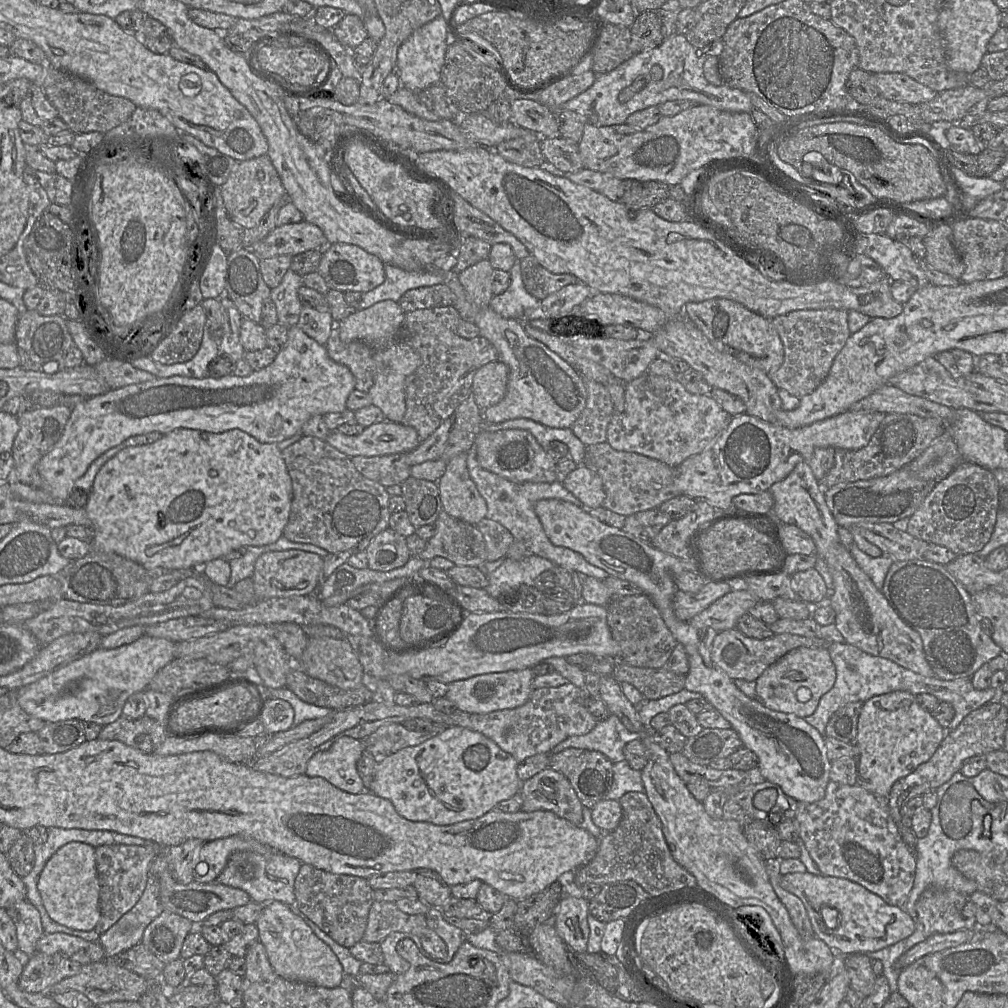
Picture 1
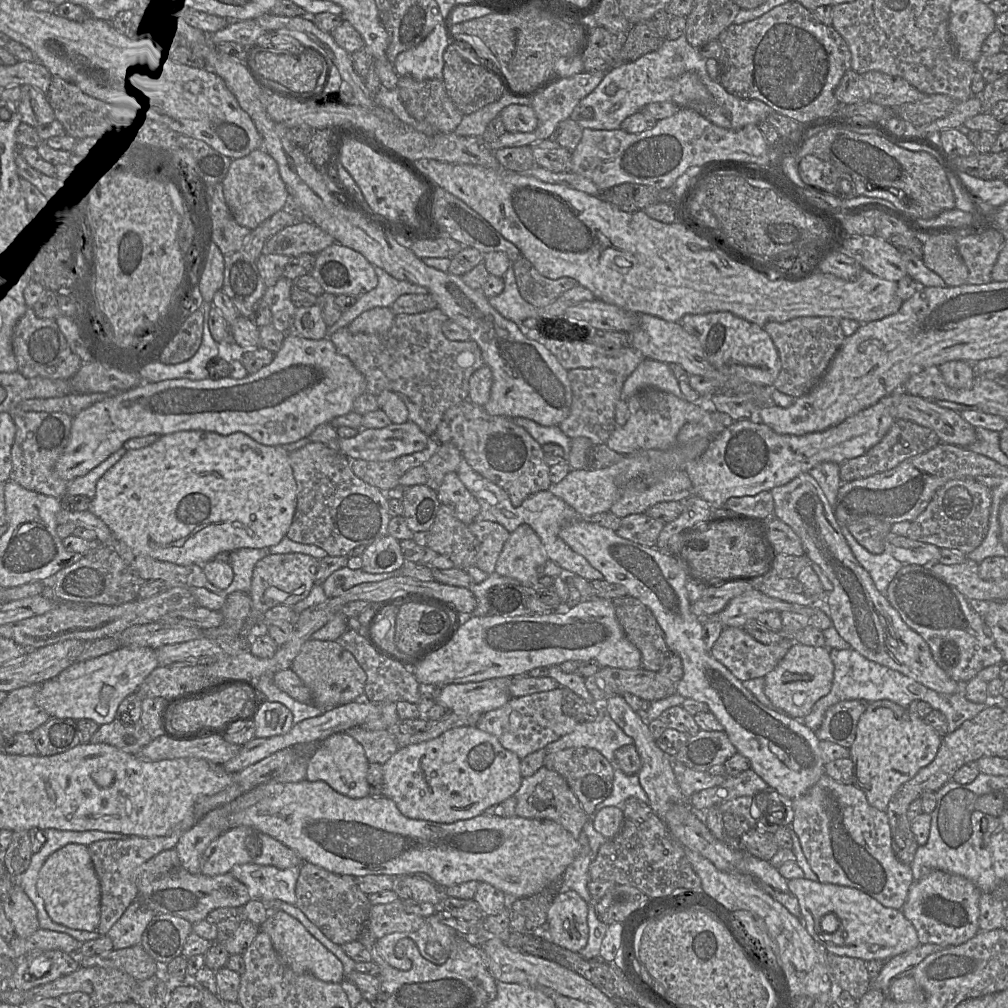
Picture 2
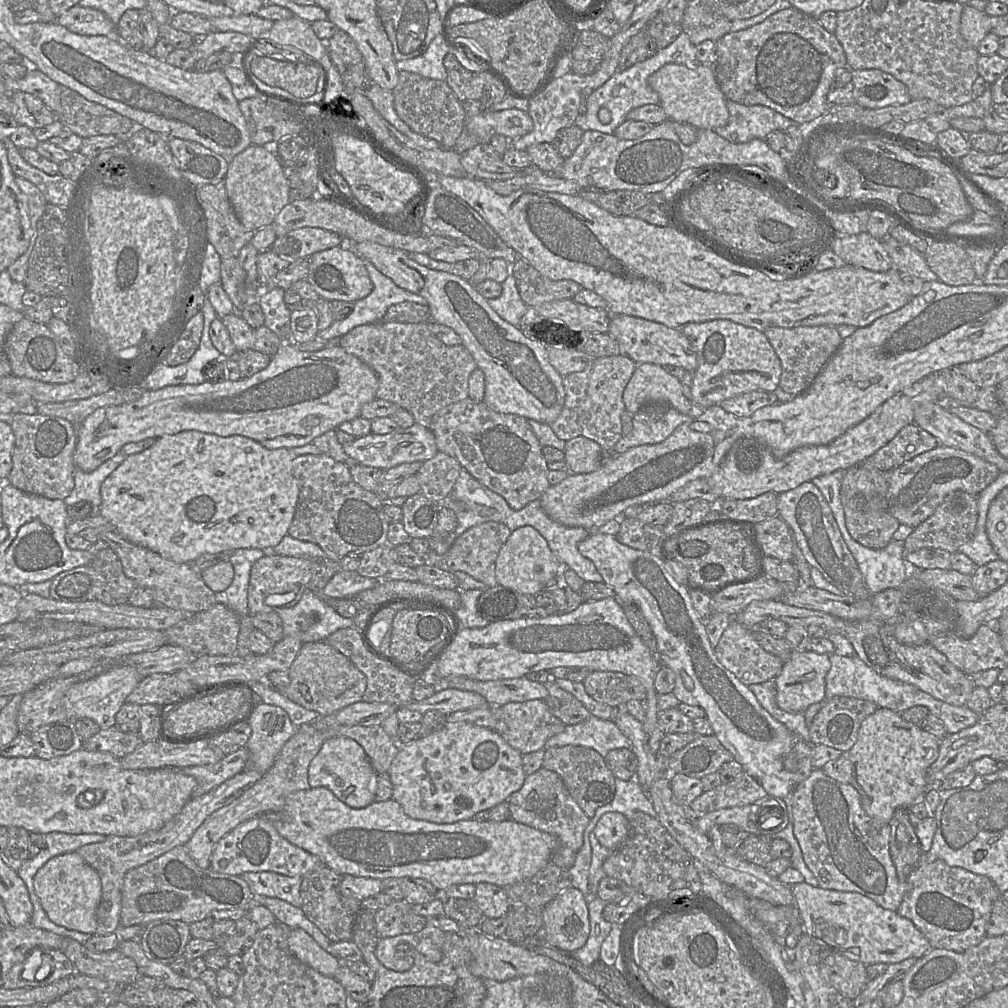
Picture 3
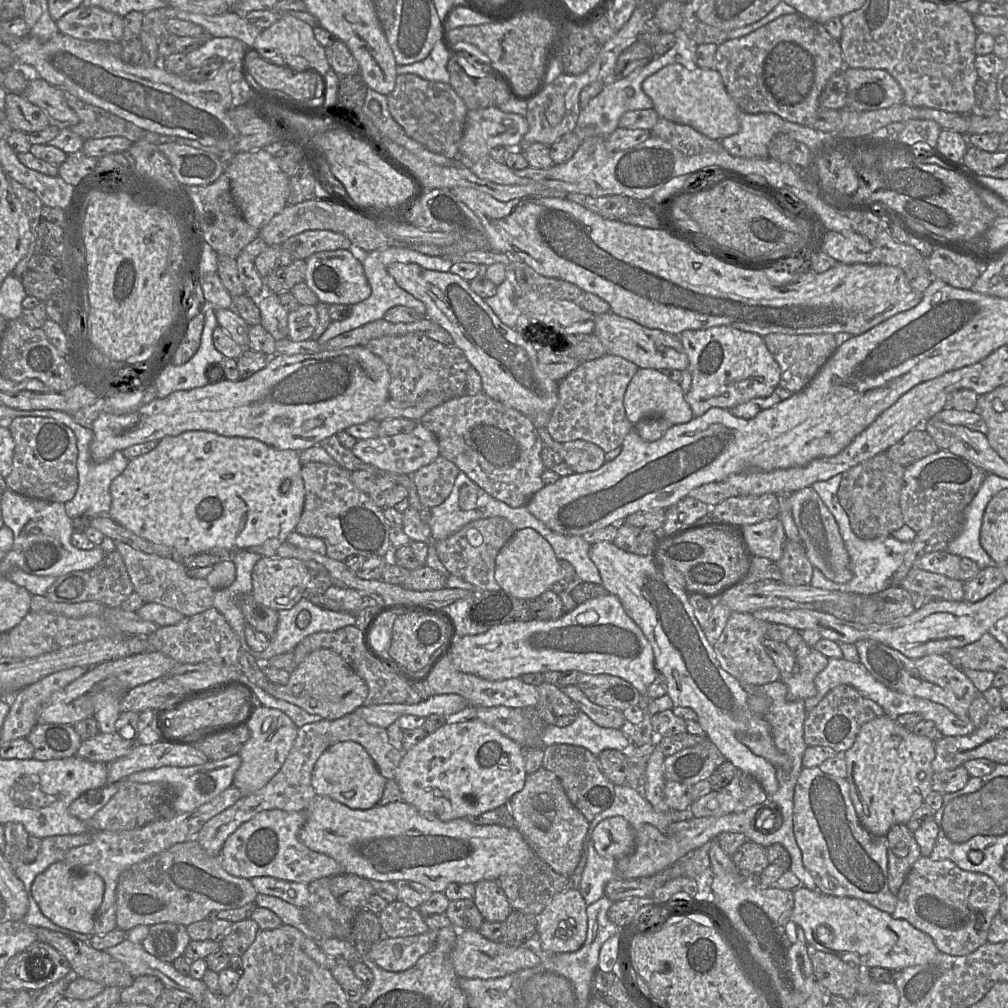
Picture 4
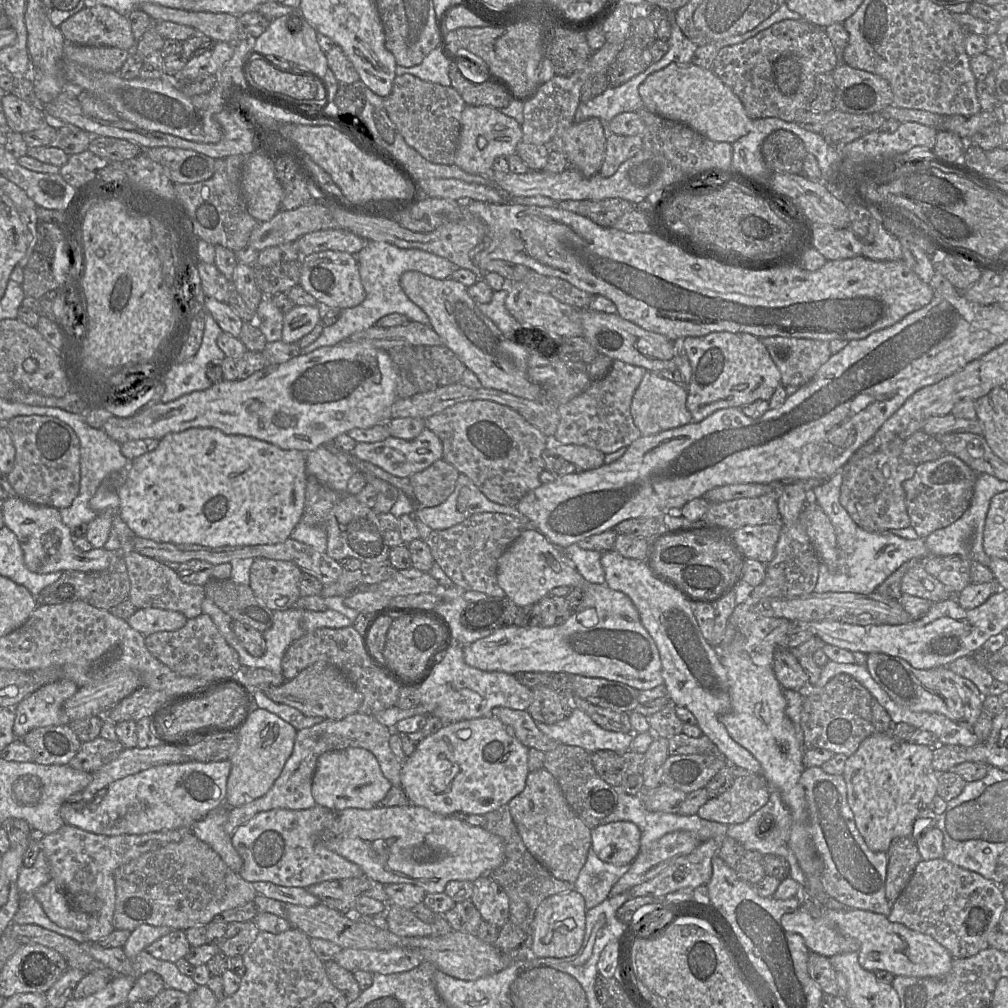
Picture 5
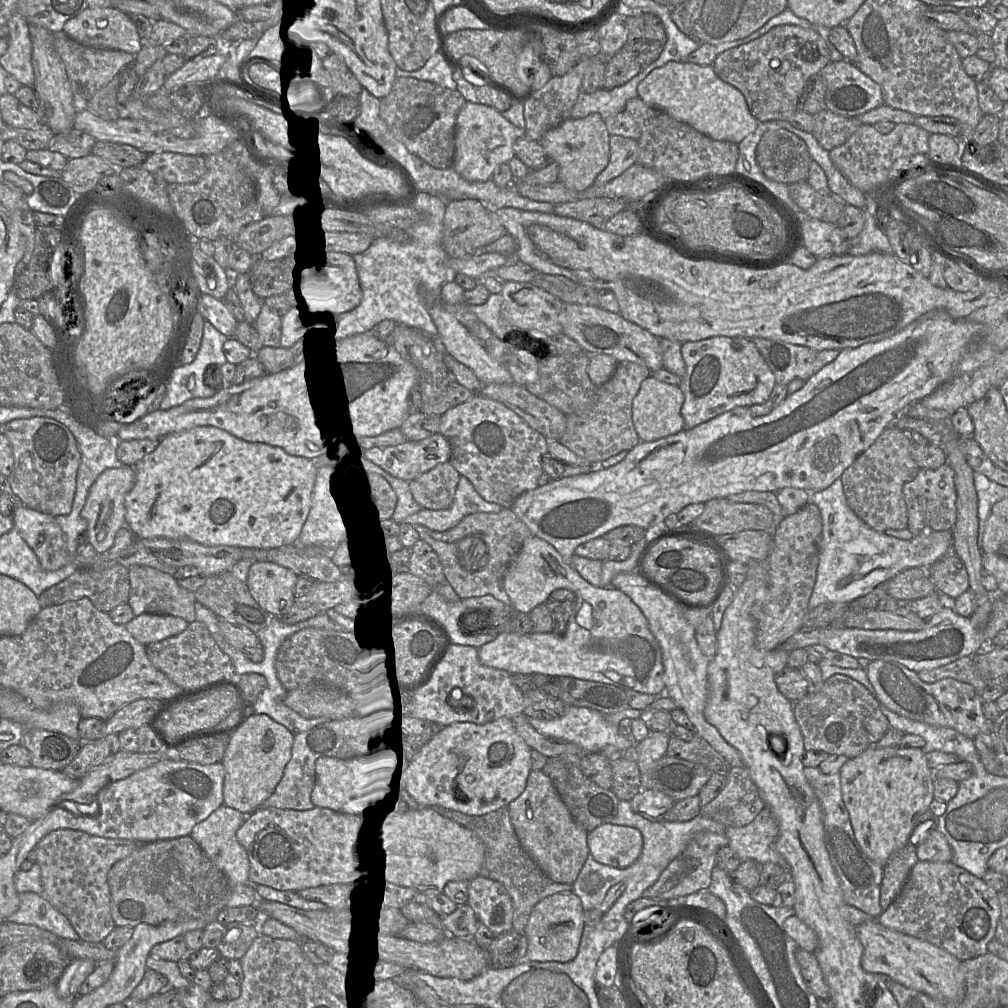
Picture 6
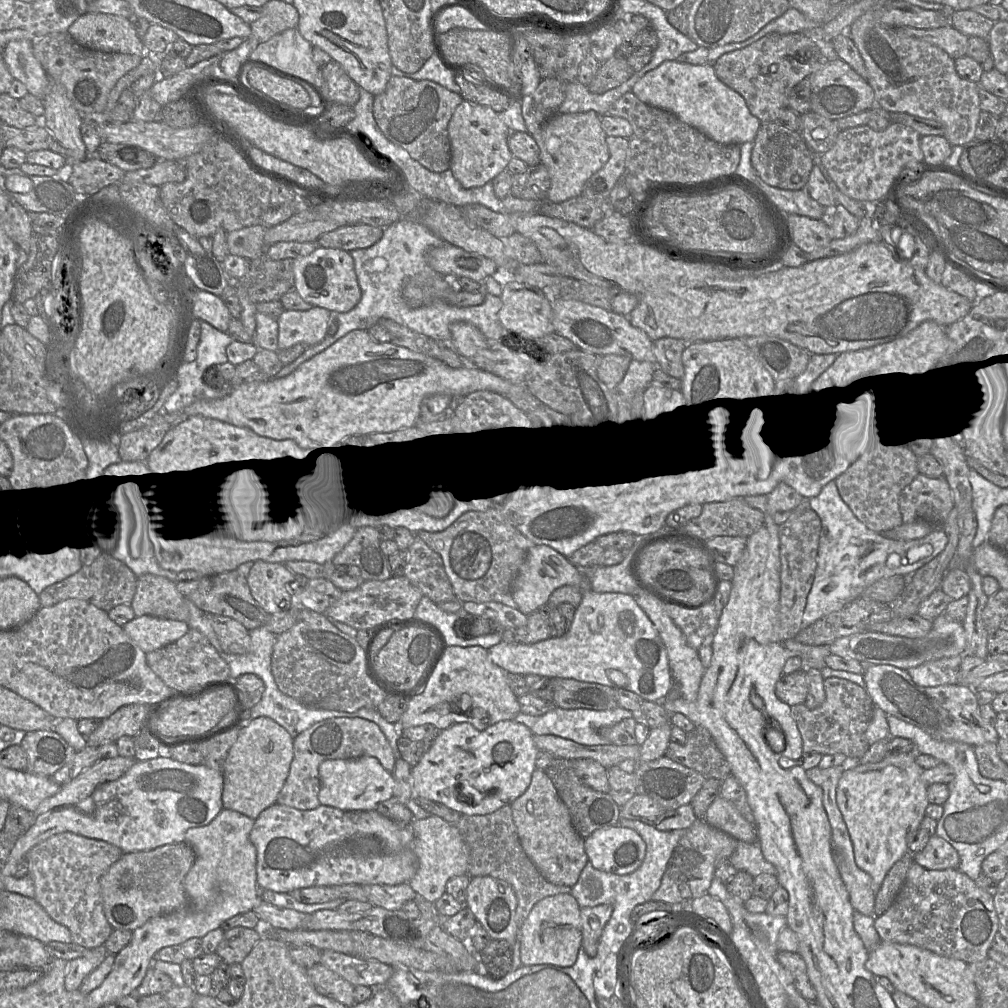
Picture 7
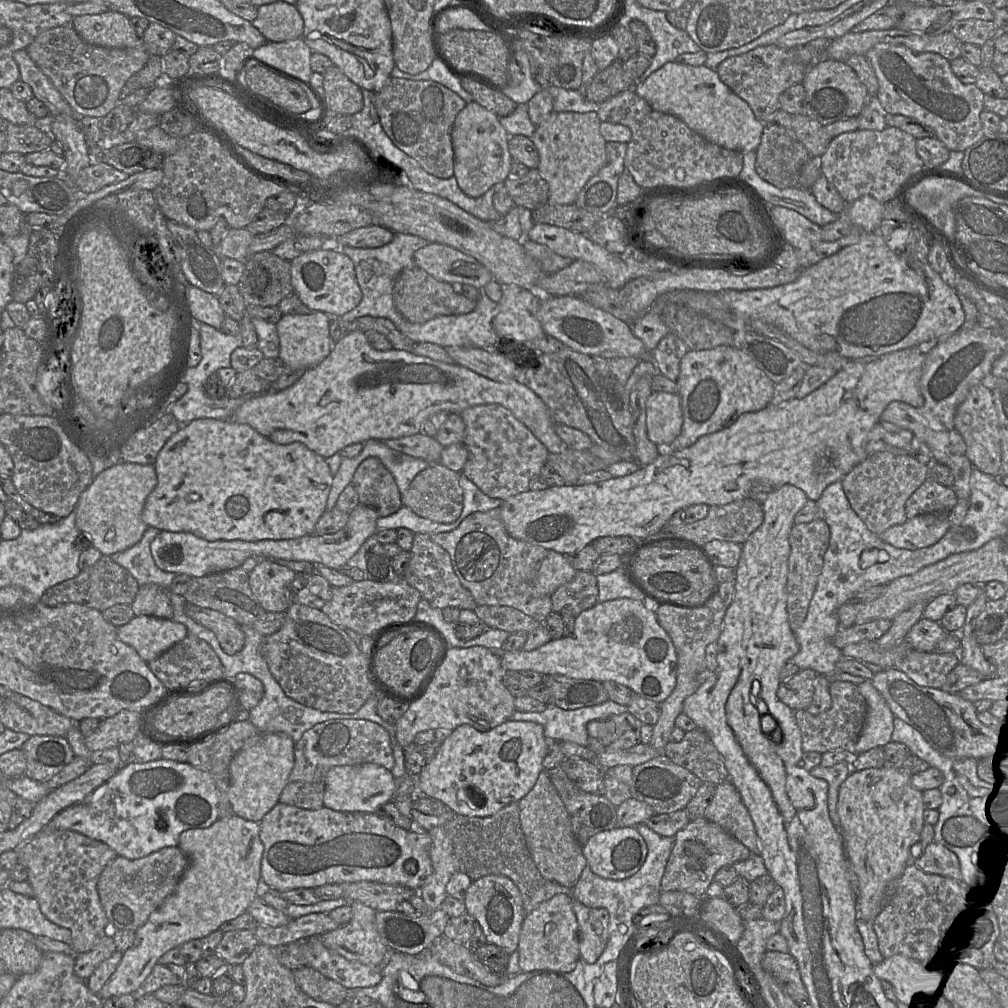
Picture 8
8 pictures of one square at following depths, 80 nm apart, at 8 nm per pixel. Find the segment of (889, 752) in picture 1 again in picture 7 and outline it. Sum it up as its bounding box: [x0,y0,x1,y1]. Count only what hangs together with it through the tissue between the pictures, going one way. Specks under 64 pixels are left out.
[837,754,929,893]

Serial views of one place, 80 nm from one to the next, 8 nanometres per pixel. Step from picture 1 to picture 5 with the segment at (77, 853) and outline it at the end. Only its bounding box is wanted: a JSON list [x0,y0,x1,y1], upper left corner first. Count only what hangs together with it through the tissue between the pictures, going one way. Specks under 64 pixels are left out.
[34,880,89,933]

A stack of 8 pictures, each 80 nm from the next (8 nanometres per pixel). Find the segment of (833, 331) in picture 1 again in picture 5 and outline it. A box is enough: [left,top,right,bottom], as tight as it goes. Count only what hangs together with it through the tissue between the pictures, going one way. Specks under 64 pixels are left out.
[760,336,832,387]

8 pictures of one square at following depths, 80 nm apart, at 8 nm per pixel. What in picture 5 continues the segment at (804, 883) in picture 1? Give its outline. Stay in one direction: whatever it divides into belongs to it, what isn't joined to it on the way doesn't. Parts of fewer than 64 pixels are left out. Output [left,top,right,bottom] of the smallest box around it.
[781,904,952,978]

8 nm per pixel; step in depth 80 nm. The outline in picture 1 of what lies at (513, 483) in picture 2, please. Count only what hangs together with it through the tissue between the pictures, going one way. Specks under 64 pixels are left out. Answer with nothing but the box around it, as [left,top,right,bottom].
[474,430,557,483]

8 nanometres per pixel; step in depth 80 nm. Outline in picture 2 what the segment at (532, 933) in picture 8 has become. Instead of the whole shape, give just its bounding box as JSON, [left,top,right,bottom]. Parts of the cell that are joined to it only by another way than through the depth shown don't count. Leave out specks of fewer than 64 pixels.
[545,889,589,952]

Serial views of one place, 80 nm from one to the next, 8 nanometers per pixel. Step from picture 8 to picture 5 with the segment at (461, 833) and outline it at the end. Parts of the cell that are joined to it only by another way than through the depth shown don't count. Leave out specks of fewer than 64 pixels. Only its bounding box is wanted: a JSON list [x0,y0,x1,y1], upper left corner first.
[483,805,574,932]

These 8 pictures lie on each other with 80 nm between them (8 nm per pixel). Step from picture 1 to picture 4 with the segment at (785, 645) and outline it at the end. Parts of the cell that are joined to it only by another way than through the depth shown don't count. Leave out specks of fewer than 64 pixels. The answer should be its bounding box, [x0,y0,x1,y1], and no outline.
[713,612,780,686]

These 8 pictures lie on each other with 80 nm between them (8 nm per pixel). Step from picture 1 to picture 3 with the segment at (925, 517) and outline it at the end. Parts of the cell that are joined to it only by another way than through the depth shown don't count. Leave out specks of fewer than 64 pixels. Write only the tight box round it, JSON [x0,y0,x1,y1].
[904,491,978,557]

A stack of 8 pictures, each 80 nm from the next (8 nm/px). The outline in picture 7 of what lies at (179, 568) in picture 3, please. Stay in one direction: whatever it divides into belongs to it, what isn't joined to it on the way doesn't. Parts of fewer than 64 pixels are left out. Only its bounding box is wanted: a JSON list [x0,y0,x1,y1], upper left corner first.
[131,574,188,622]

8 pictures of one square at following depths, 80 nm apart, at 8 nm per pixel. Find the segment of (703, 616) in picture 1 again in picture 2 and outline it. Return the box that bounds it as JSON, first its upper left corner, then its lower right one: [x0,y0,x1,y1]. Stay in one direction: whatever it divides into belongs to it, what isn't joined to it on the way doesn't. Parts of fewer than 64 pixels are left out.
[717,589,822,628]

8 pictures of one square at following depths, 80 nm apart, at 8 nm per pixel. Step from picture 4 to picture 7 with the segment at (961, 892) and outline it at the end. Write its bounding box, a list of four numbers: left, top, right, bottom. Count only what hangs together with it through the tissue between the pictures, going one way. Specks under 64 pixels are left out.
[874,862,999,964]

